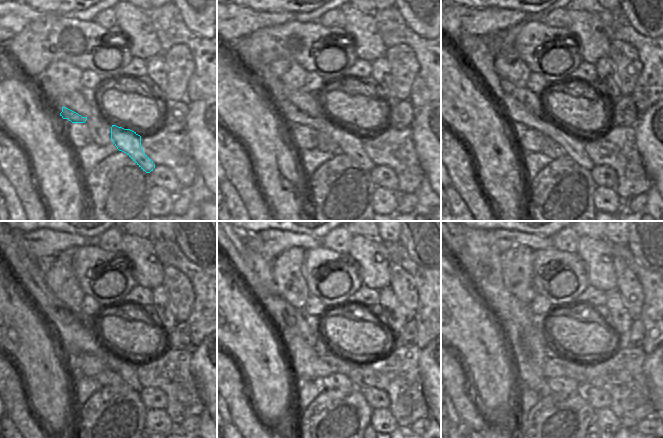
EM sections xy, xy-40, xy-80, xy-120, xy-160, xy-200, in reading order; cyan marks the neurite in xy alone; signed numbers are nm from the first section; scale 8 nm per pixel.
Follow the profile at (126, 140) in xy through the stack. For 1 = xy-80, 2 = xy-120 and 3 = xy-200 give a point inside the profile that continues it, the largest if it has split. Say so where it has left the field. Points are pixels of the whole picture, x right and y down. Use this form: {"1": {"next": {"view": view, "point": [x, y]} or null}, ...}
{"1": {"next": {"view": "xy-80", "point": [522, 107]}}, "2": {"next": {"view": "xy-120", "point": [74, 330]}}, "3": {"next": {"view": "xy-200", "point": [461, 266]}}}

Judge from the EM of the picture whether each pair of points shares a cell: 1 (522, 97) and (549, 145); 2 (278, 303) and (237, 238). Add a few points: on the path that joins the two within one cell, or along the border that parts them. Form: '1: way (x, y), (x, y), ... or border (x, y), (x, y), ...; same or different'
1: border (545, 136), (553, 139), (564, 151); different
2: way (260, 291), (246, 273), (239, 256); same

